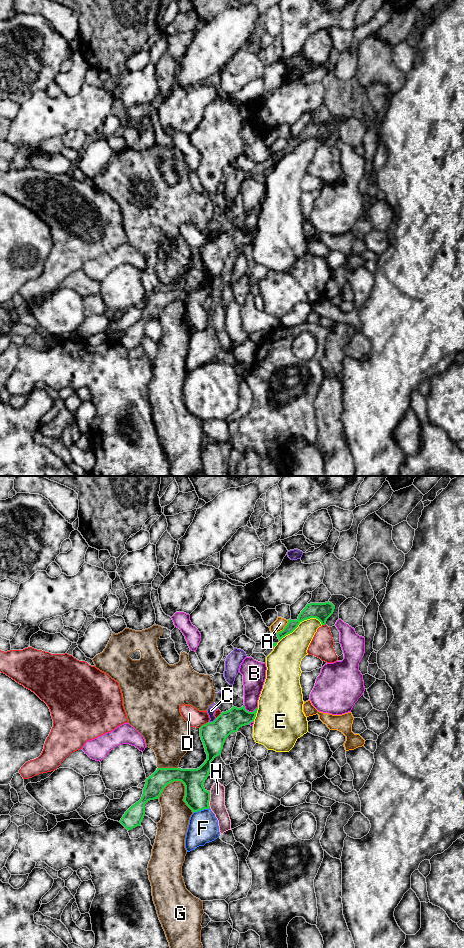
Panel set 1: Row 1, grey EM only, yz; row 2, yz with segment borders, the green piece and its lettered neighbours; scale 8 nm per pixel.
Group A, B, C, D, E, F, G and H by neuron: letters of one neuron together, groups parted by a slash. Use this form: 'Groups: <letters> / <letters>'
Groups: A / B / C / D / E / F / G / H

